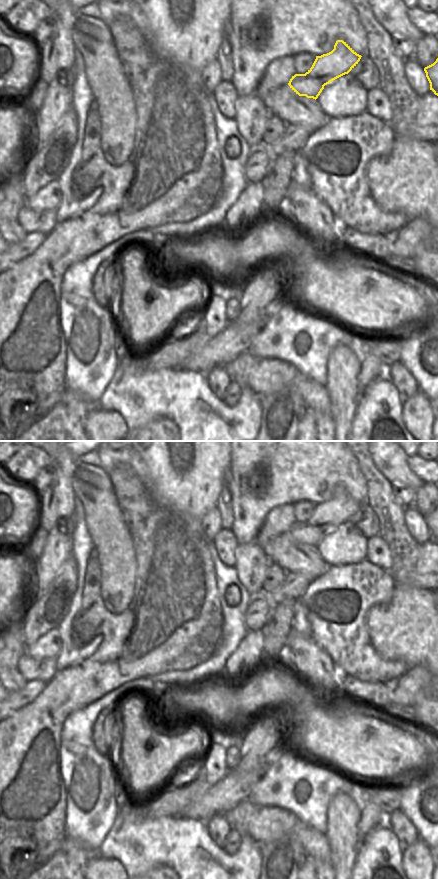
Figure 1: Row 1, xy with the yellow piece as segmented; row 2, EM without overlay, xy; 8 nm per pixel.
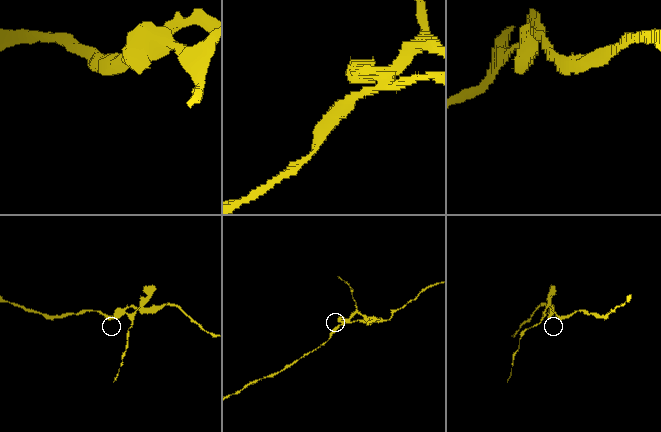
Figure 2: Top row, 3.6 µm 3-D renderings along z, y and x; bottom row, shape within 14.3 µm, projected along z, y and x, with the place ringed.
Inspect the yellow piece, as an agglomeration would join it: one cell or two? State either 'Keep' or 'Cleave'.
Cleave.

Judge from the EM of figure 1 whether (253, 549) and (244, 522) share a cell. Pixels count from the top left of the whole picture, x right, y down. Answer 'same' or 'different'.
different

